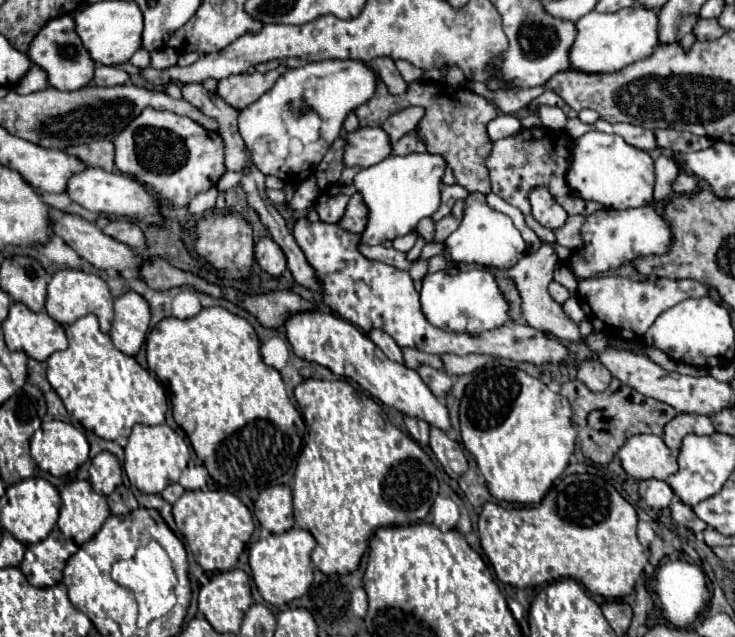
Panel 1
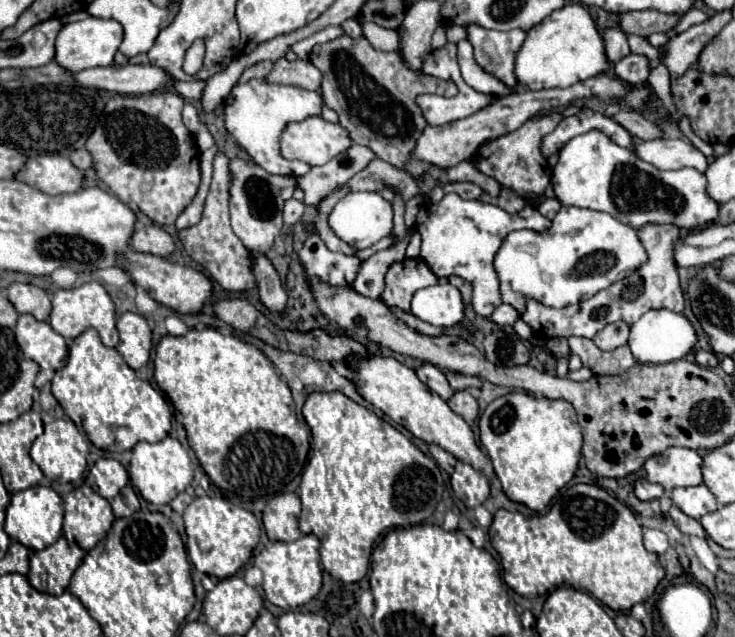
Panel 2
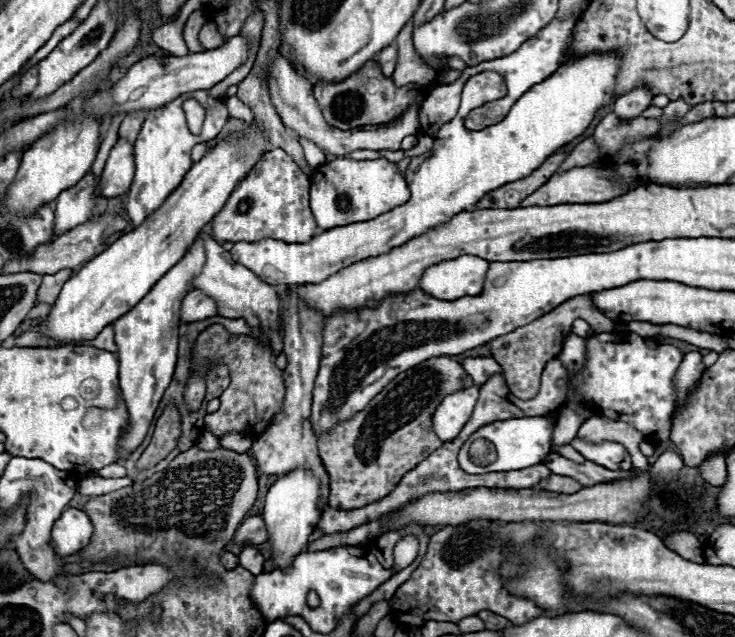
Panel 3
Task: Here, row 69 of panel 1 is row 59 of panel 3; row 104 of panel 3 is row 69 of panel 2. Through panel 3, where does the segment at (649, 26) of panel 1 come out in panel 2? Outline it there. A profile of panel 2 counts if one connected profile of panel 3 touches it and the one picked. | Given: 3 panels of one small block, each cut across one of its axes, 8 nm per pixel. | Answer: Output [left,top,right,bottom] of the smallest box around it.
[458,4,612,96]

